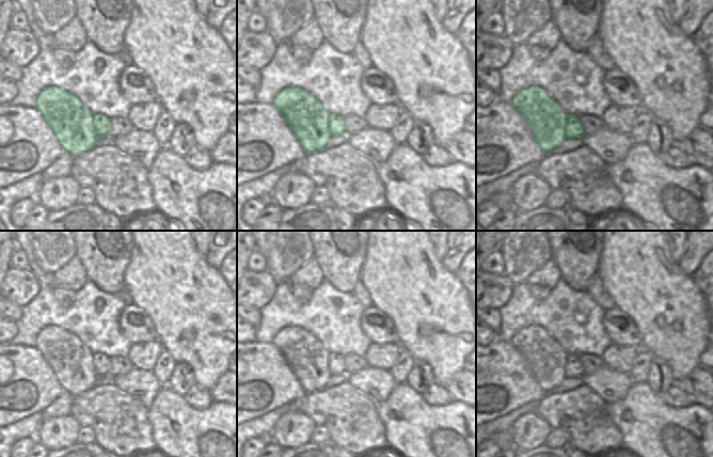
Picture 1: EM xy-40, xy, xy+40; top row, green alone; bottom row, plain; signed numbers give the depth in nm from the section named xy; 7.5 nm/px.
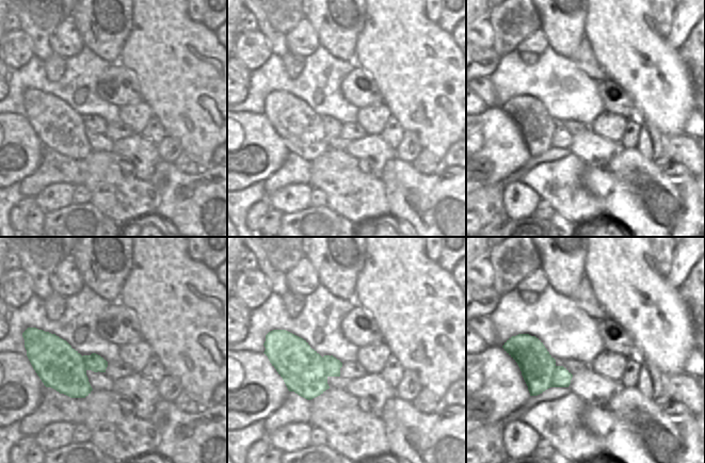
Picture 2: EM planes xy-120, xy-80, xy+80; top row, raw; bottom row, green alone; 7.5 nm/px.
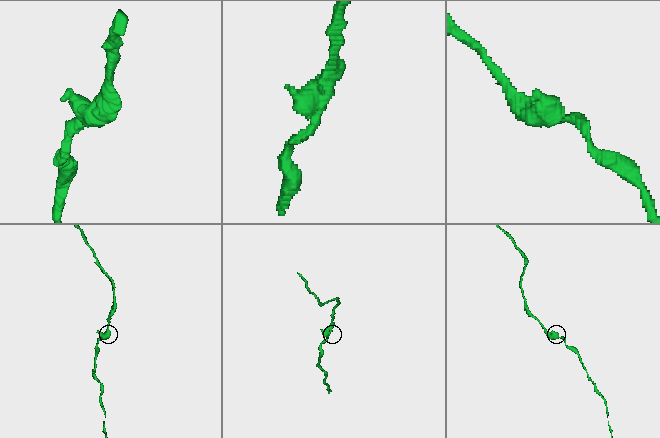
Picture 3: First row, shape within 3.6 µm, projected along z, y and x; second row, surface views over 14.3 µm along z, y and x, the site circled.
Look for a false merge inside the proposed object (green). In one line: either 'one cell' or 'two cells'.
one cell

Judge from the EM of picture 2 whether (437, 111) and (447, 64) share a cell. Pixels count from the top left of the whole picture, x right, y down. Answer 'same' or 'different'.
same

